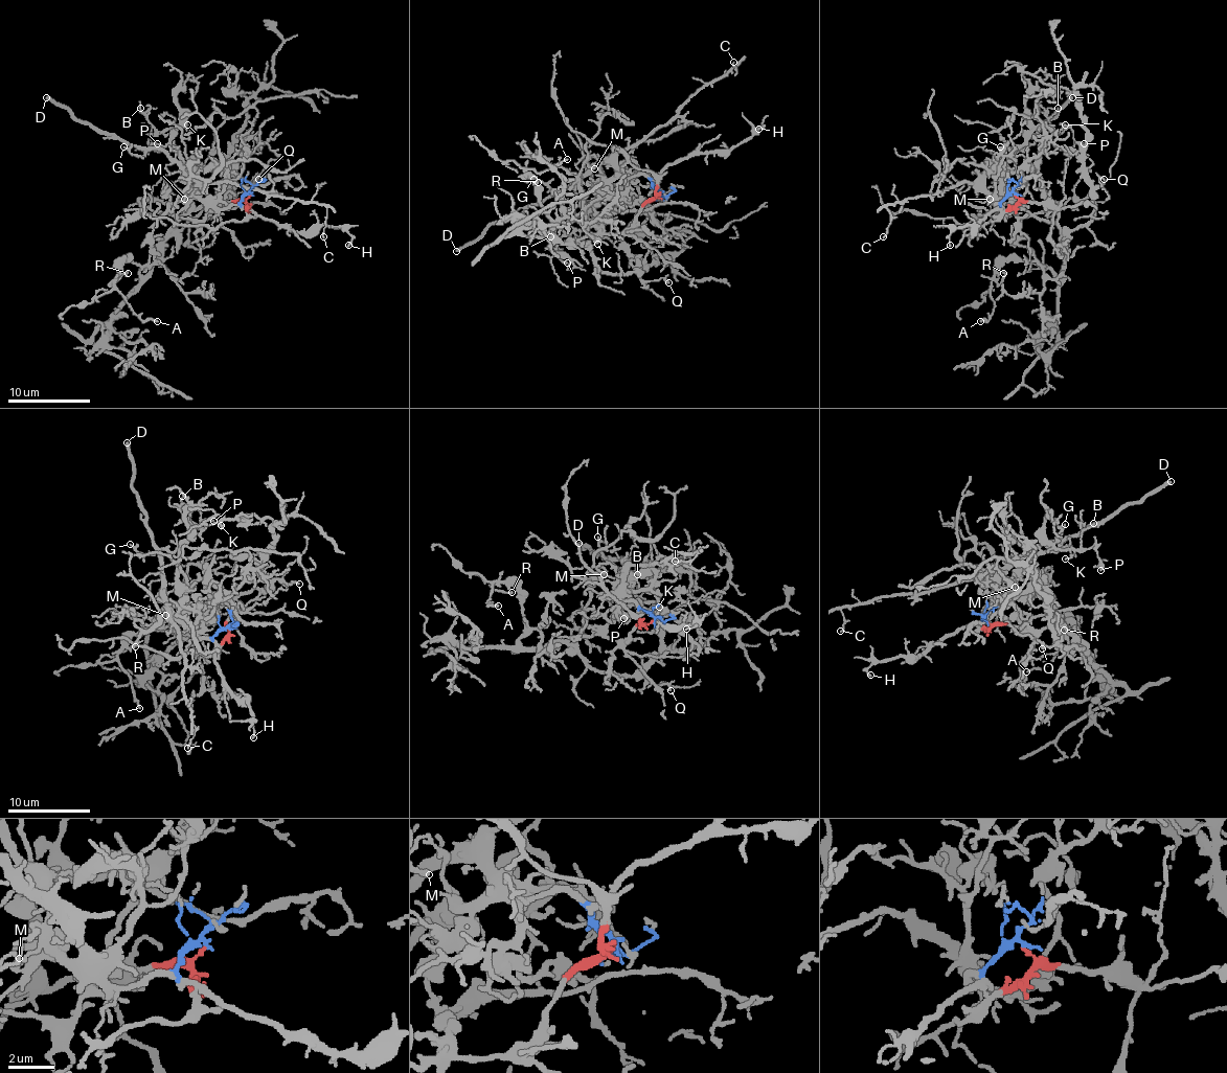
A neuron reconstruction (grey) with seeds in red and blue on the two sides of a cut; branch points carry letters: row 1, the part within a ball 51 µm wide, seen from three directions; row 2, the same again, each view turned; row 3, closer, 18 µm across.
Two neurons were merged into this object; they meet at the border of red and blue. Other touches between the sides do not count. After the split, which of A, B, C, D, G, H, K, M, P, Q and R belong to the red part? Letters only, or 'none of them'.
A, Q, R

